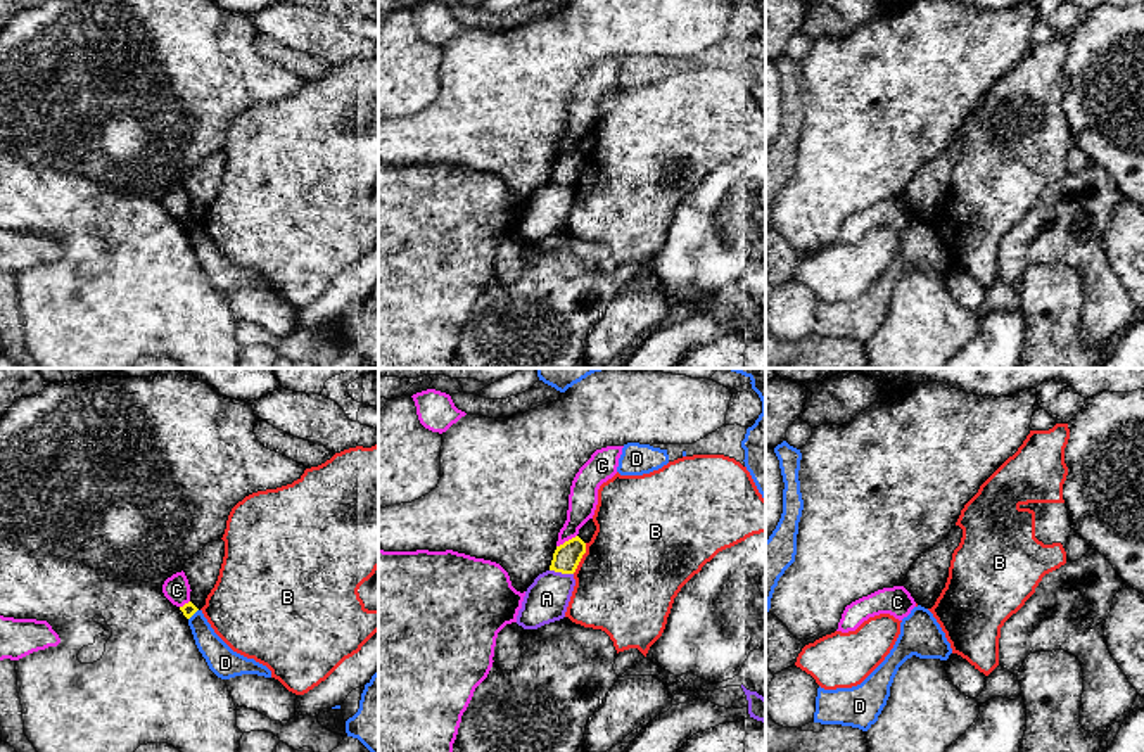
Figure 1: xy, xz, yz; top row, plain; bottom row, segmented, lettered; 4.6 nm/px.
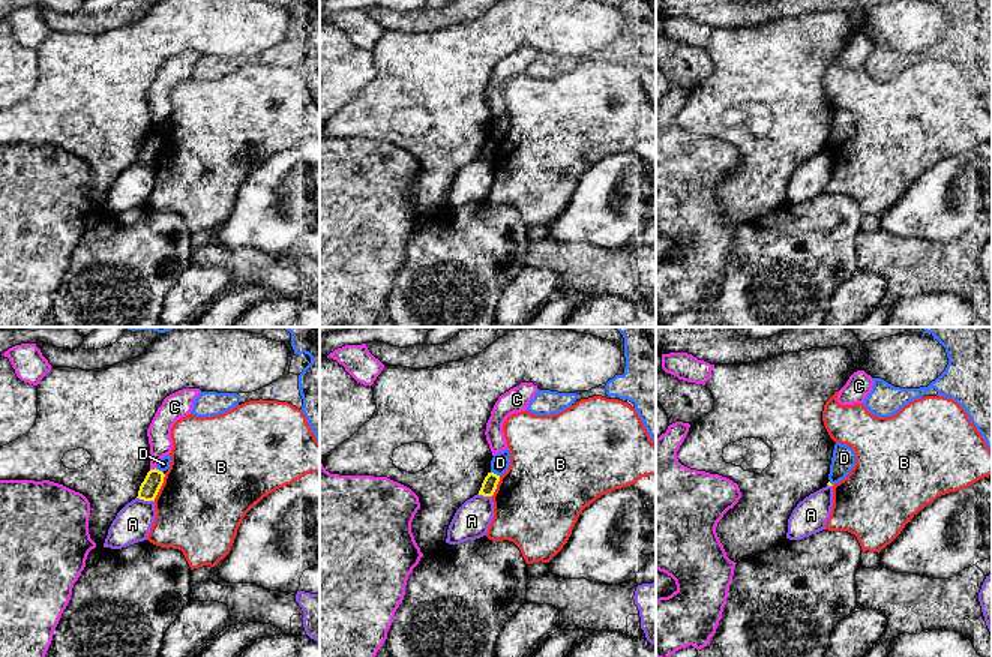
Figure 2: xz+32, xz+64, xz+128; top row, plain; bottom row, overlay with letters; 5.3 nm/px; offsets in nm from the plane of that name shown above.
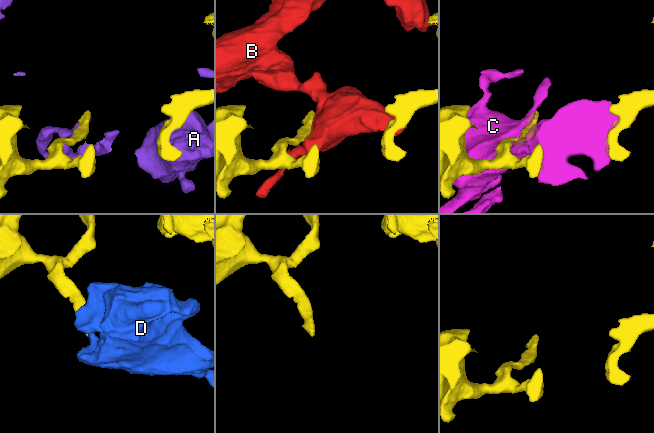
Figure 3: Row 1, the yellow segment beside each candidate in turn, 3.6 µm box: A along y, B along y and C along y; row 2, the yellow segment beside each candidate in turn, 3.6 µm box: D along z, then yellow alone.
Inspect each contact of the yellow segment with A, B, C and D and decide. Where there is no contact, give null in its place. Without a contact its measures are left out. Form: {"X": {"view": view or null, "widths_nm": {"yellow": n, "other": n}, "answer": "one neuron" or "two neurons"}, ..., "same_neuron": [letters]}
{"A": {"view": "xz", "widths_nm": {"yellow": 130, "other": 200}, "answer": "two neurons"}, "B": {"view": "xz", "widths_nm": {"yellow": 130, "other": 480}, "answer": "two neurons"}, "C": {"view": "xz", "widths_nm": {"yellow": 130, "other": 140}, "answer": "two neurons"}, "D": {"view": "xy", "widths_nm": {"yellow": 70, "other": 140}, "answer": "two neurons"}, "same_neuron": []}

